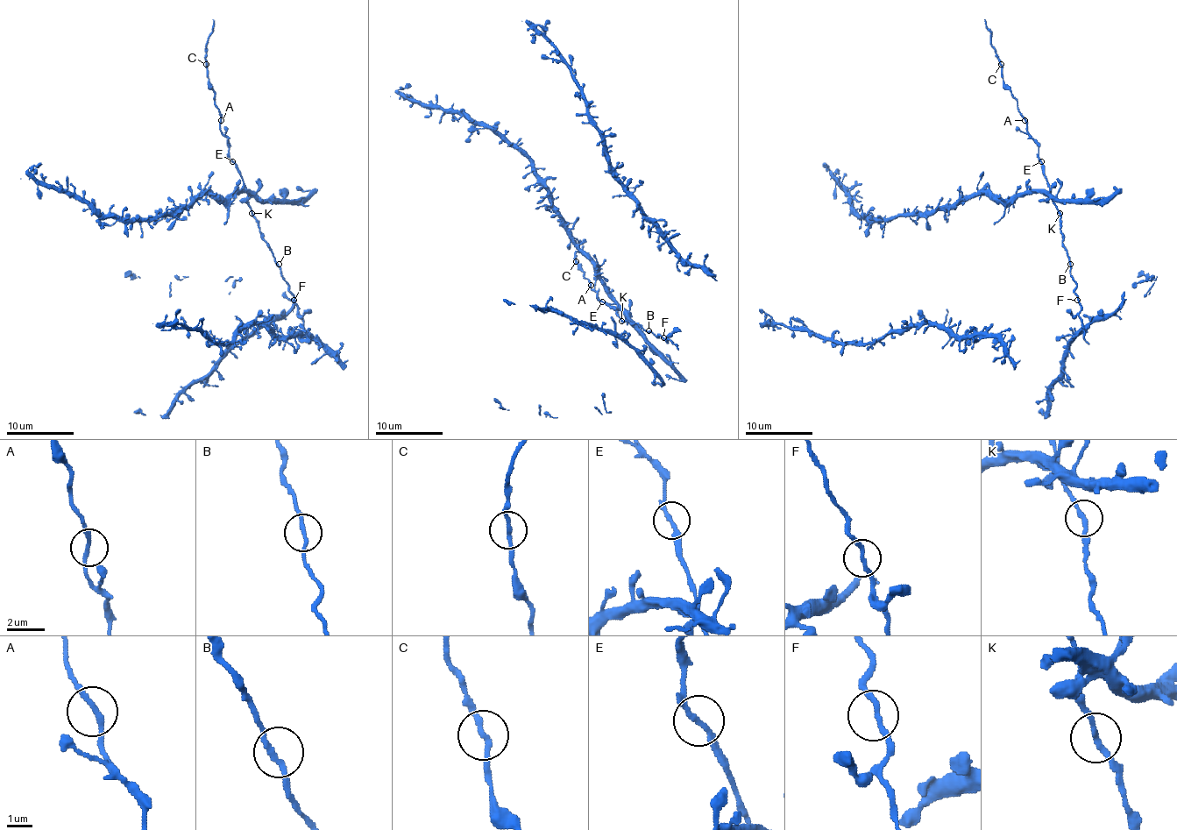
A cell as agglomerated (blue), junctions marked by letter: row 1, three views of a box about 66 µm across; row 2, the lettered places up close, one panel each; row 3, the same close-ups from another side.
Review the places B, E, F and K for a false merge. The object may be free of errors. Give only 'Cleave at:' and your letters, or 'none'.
Cleave at: none

